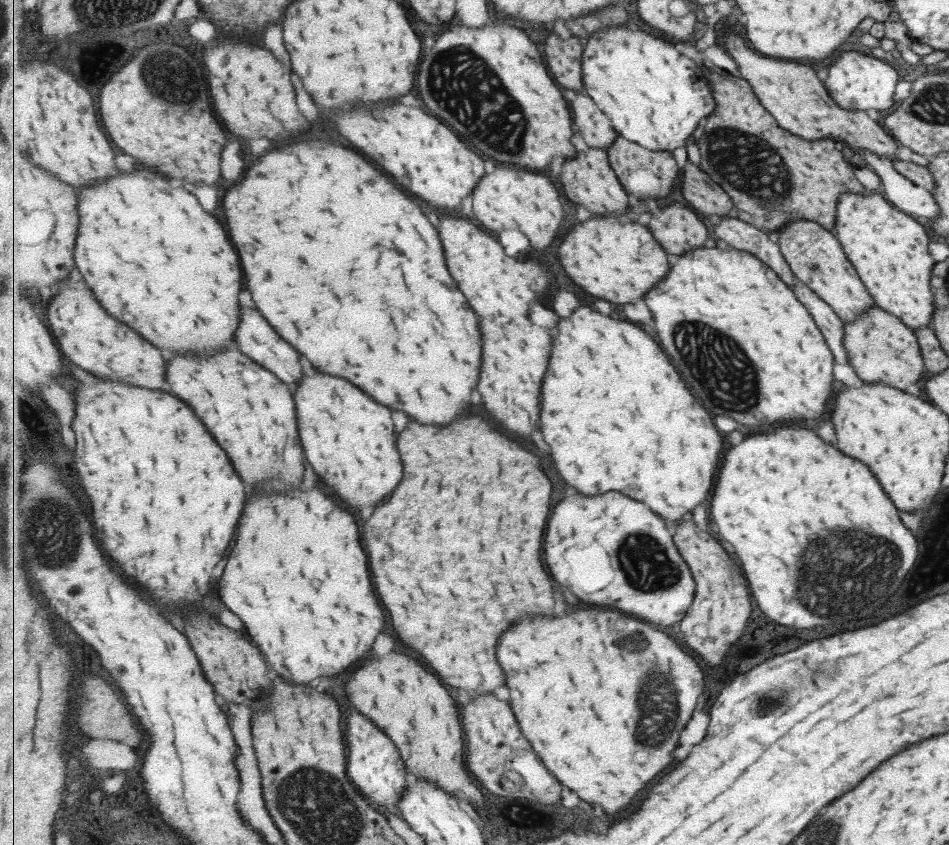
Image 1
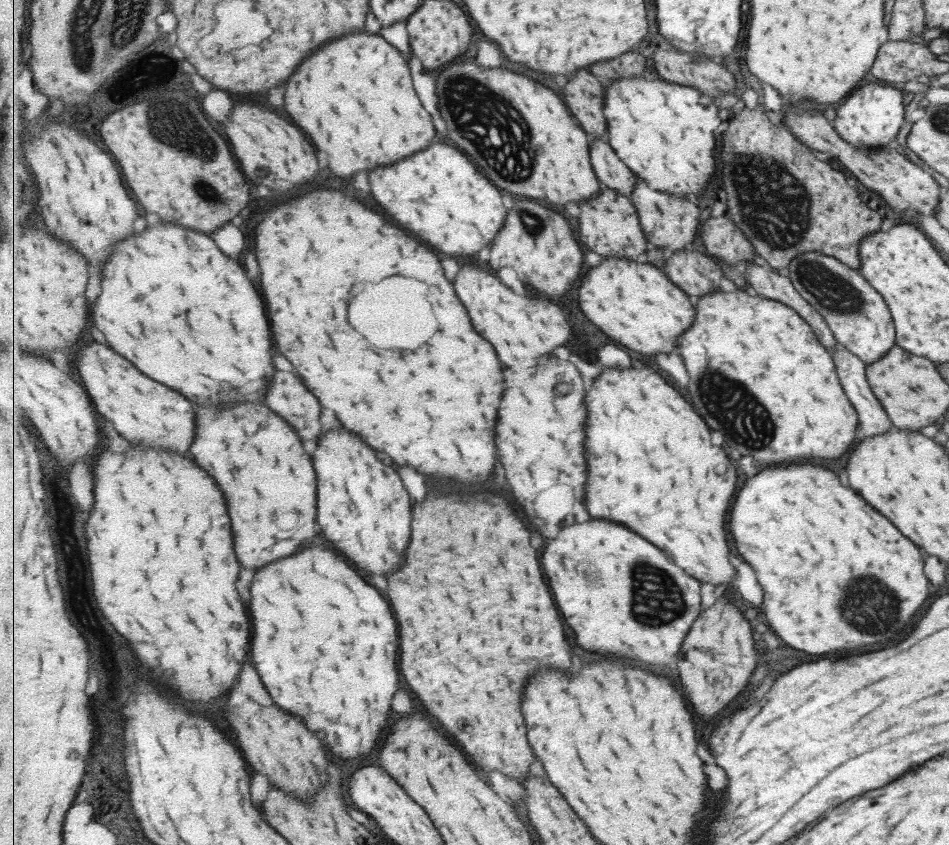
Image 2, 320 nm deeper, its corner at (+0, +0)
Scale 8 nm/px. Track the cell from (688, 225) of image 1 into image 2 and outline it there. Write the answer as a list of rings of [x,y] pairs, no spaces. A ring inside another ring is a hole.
[[[691,248],[673,253],[665,263],[665,273],[693,300],[694,305],[702,296],[721,288],[723,270],[713,256]]]

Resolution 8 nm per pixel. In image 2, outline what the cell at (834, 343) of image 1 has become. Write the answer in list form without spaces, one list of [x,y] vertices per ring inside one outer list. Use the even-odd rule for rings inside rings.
[[[838,343],[832,355],[838,381],[857,413],[861,438],[883,434],[890,430],[892,424],[867,384],[864,362]]]

